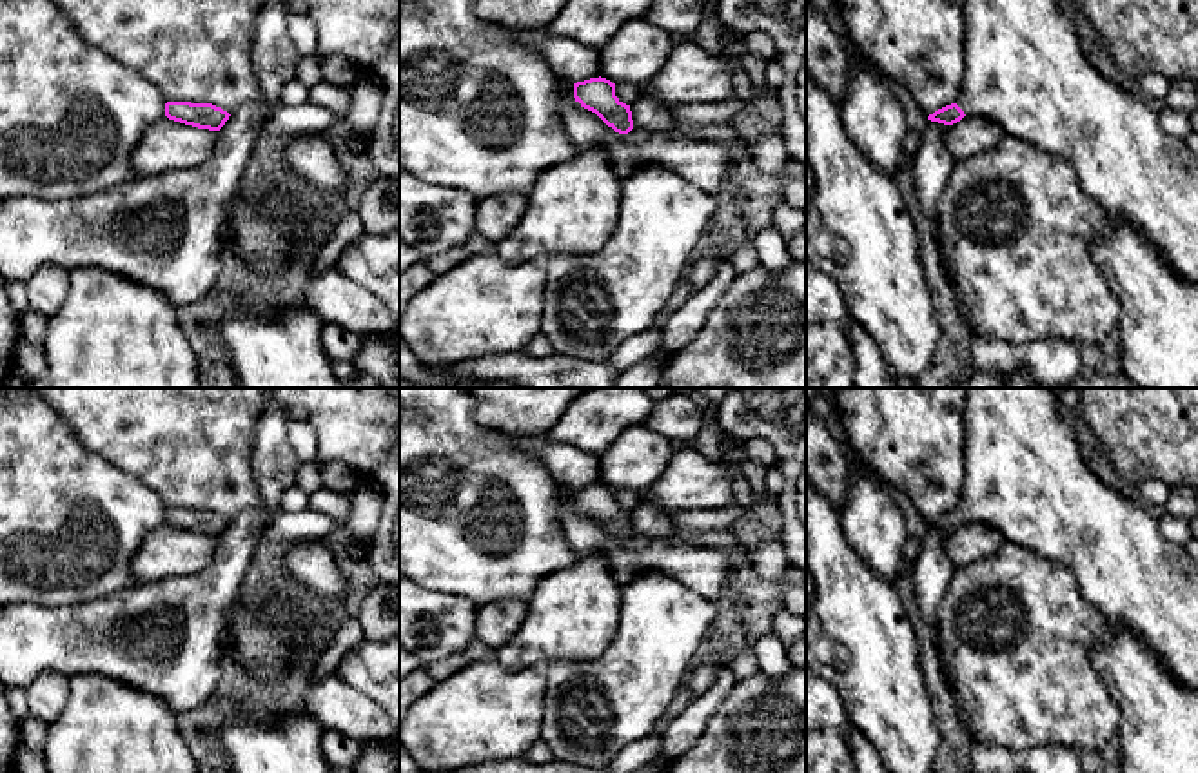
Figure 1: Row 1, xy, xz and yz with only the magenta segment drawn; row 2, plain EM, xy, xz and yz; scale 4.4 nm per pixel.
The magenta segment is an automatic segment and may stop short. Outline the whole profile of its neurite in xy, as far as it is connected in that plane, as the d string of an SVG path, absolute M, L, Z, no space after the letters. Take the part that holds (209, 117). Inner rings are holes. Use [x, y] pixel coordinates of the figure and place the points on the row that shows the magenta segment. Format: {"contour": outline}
{"contour": "M167 102L165 116L198 129L220 131L231 114L212 103Z"}

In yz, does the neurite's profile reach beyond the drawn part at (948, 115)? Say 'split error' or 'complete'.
split error

